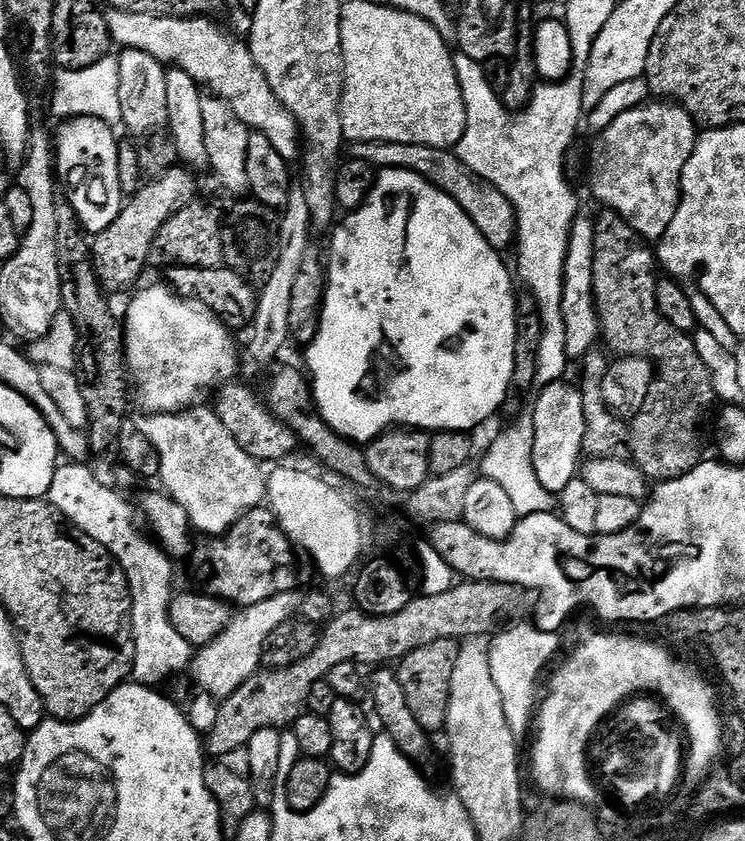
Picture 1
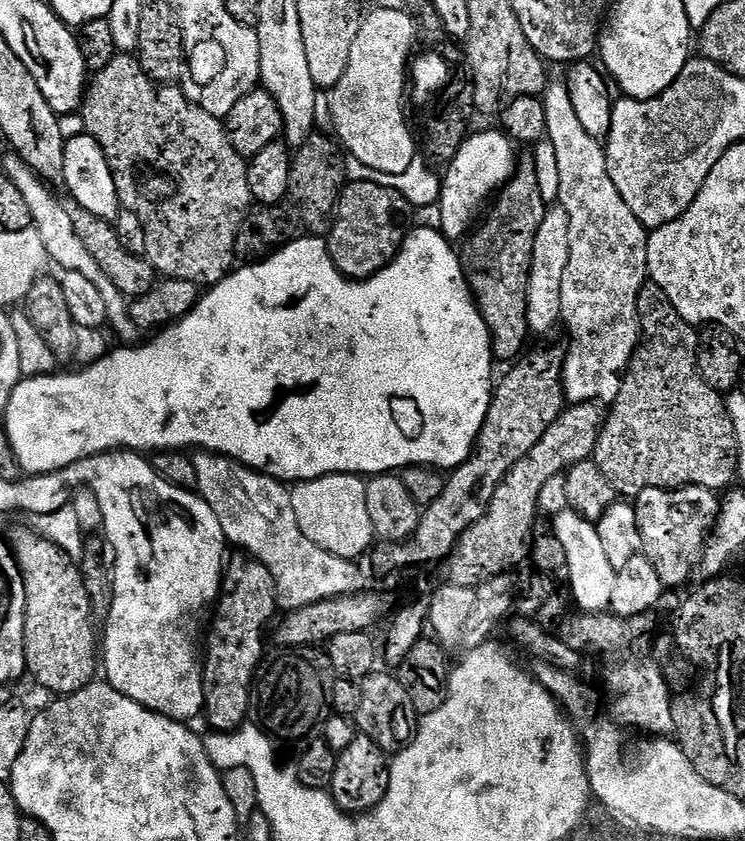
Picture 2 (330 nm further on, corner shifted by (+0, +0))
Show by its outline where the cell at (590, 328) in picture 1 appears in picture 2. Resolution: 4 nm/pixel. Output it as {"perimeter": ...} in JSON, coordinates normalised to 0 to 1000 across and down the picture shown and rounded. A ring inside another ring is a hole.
{"perimeter":[[[744,98],[729,113],[730,130],[733,131],[733,164],[737,171],[745,176],[745,187],[749,194],[749,216],[752,218],[752,237],[750,246],[760,250],[765,262],[765,307],[760,315],[760,323],[754,329],[754,369],[752,379],[756,389],[762,389],[762,409],[760,408],[760,422],[757,424],[756,440],[756,461],[758,472],[768,480],[799,480],[804,478],[807,482],[820,482],[821,477],[830,473],[832,460],[838,458],[838,444],[843,441],[843,435],[848,430],[848,422],[862,403],[859,392],[859,365],[856,364],[856,354],[859,346],[864,344],[867,334],[871,332],[870,326],[870,281],[862,264],[856,264],[856,259],[851,259],[851,254],[846,250],[846,245],[840,245],[840,240],[835,235],[835,231],[830,231],[830,221],[824,221],[824,216],[816,206],[816,188],[812,175],[807,168],[796,164],[791,159],[789,153],[781,150],[780,141],[770,132],[766,114],[754,114],[752,112],[752,98]]]}

